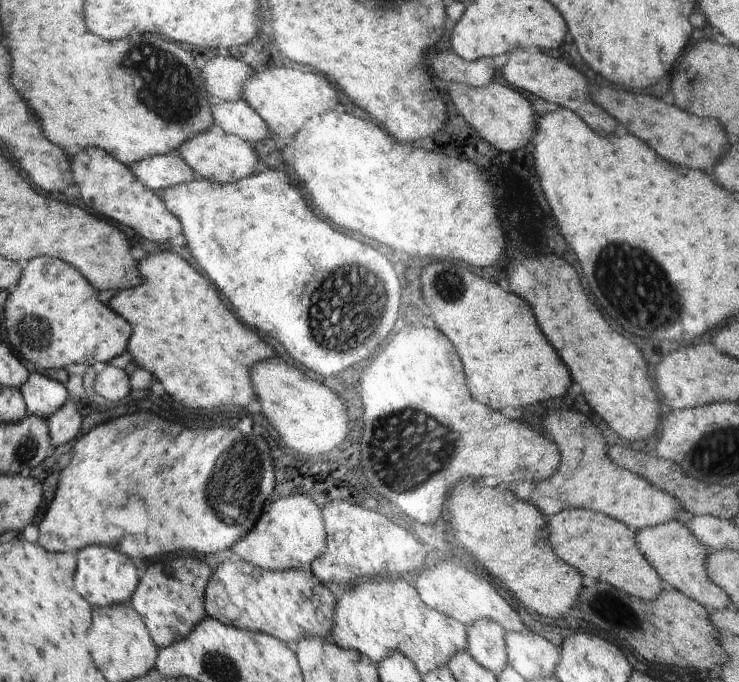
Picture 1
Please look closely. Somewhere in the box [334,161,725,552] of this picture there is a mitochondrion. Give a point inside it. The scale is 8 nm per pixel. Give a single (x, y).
(409, 448)

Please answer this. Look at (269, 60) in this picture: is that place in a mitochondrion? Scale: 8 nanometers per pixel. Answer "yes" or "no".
no

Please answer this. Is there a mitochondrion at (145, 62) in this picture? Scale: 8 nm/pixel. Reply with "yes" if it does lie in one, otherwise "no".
yes

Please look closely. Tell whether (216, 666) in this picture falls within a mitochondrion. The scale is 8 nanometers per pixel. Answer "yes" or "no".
yes

